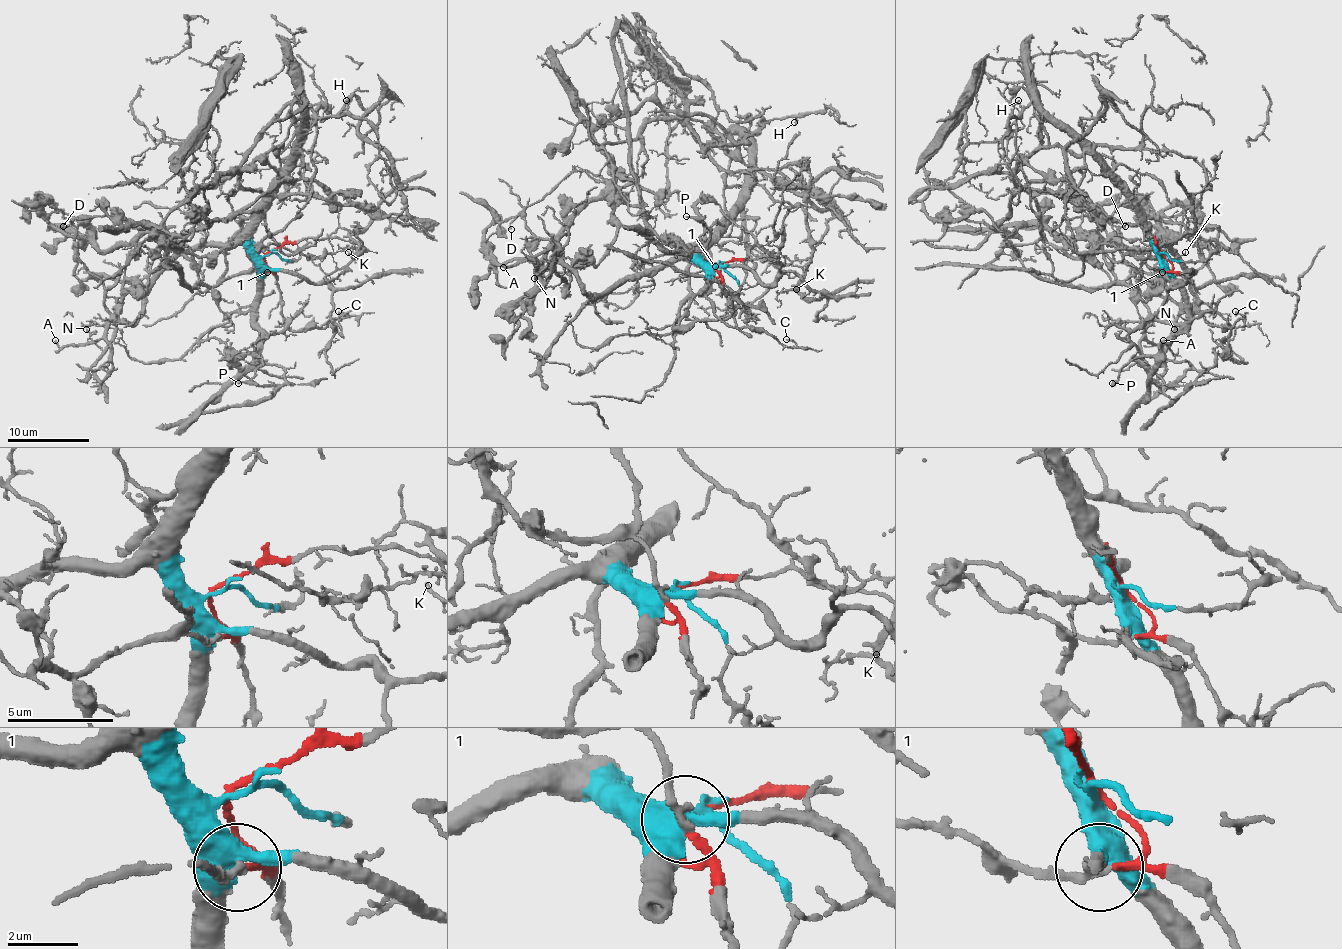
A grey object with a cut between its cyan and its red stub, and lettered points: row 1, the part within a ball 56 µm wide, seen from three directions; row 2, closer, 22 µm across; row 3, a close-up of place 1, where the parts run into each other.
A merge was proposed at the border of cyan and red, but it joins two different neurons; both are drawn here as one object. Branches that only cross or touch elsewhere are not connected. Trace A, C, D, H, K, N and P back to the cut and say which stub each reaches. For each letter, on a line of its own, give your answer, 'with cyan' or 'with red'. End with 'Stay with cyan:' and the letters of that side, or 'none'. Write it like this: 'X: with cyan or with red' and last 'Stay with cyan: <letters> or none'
A: with cyan
C: with red
D: with red
H: with cyan
K: with red
N: with red
P: with cyan
Stay with cyan: A, H, P

